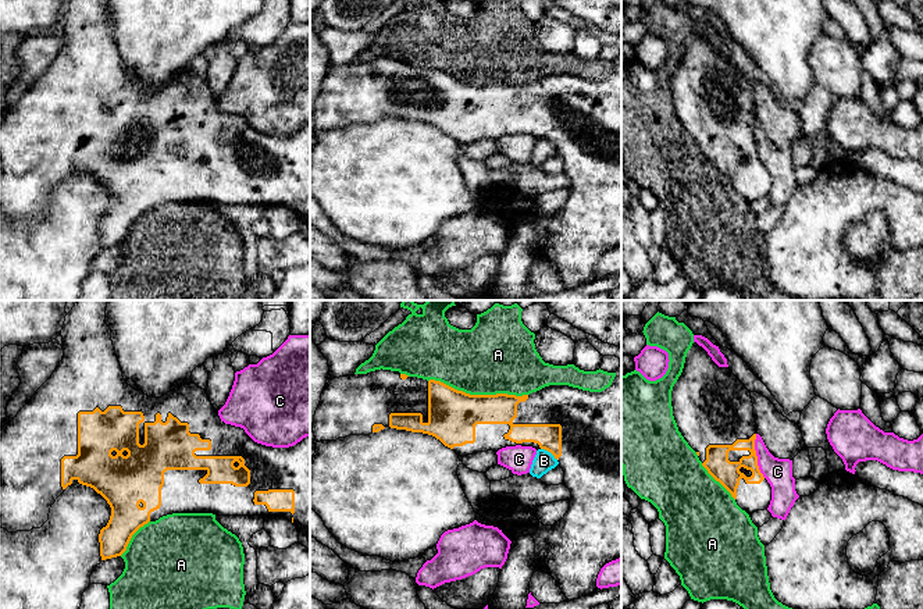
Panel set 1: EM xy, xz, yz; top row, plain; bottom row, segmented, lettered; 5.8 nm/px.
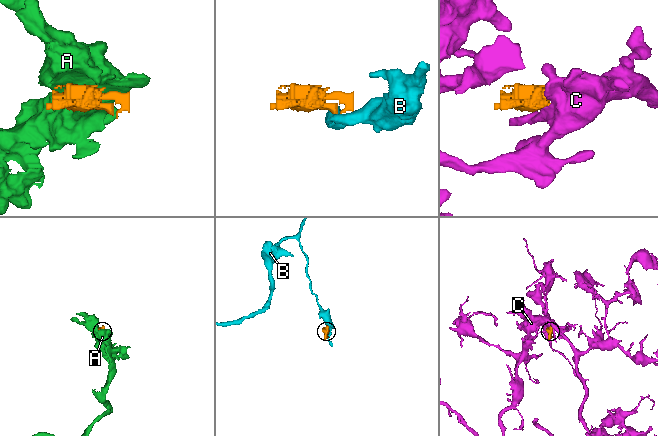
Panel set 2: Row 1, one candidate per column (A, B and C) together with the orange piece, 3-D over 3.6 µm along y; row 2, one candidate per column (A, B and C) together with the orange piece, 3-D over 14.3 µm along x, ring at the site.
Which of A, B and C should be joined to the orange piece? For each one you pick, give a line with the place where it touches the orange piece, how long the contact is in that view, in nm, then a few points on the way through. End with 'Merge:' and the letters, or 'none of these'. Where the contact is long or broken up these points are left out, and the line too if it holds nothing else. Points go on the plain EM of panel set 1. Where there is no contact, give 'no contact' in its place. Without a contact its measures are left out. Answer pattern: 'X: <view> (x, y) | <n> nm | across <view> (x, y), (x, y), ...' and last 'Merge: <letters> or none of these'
Merge: none of these

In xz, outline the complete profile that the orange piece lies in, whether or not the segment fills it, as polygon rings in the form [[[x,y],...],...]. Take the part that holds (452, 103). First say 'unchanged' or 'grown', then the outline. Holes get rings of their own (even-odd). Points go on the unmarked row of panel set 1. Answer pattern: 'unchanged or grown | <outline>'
grown | [[[621,54],[612,74],[602,81],[582,79],[569,74],[549,74],[523,85],[470,83],[441,70],[427,70],[382,57],[329,68],[314,103],[316,129],[370,124],[385,115],[432,124],[462,146],[477,140],[498,140],[516,133],[550,140],[563,157],[564,172],[571,181],[570,196],[562,209],[553,214],[544,214],[532,197],[520,193],[516,188],[492,185],[477,202],[477,210],[498,216],[512,231],[521,224],[531,224],[535,231],[538,259],[552,264],[569,289],[601,278],[596,275],[601,257],[621,246]]]

